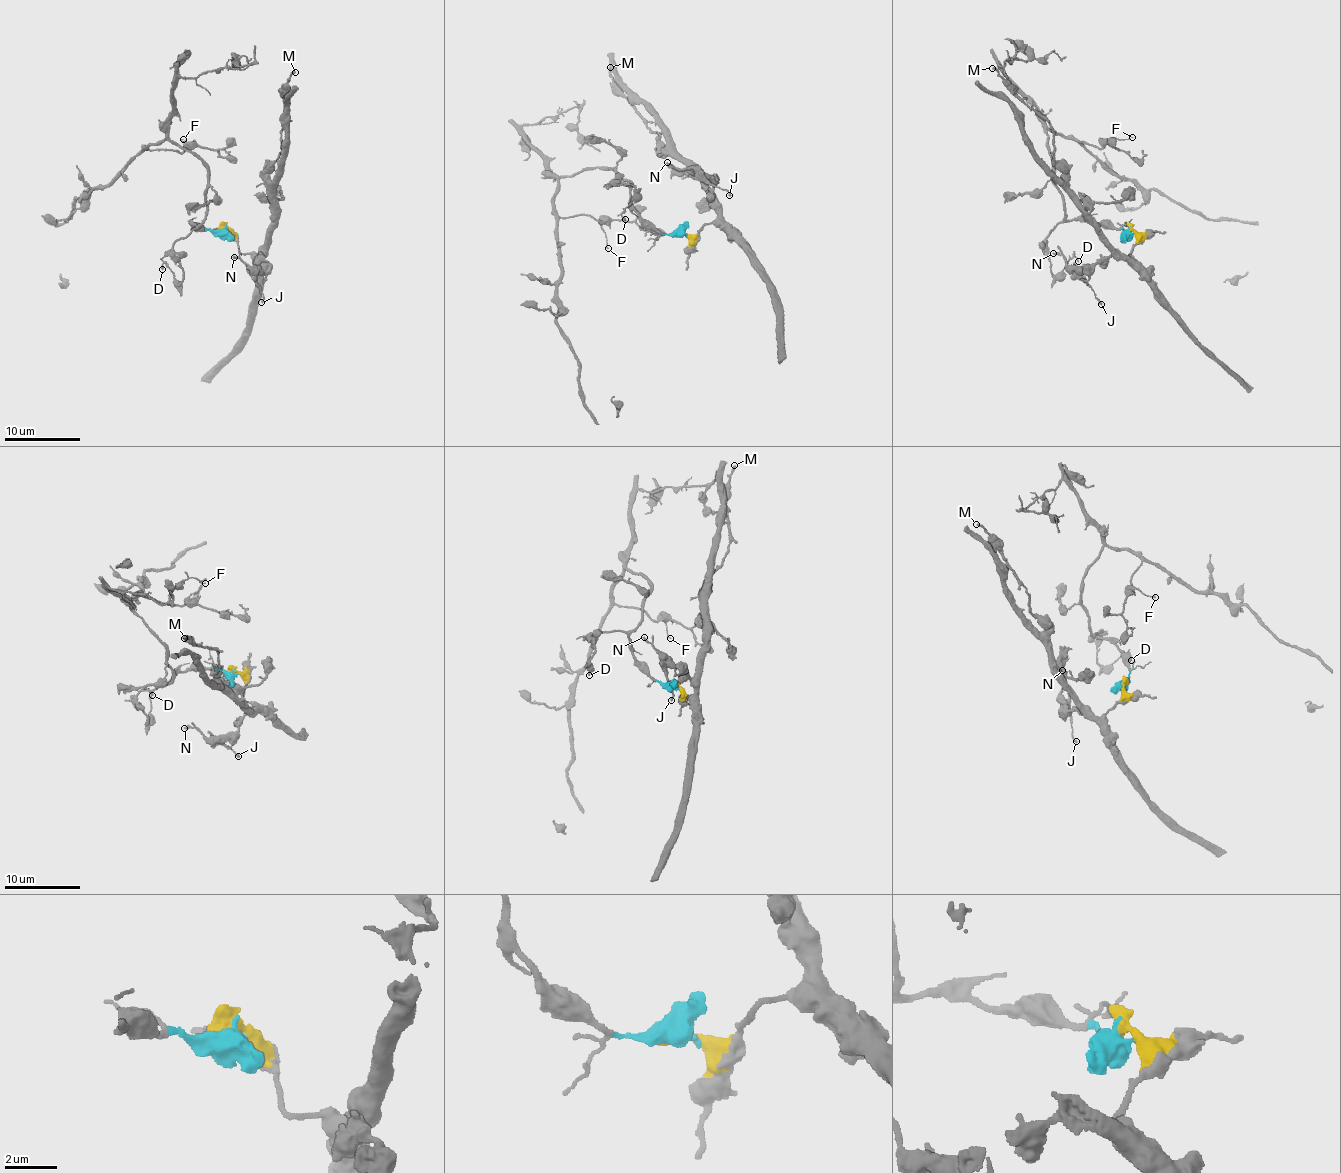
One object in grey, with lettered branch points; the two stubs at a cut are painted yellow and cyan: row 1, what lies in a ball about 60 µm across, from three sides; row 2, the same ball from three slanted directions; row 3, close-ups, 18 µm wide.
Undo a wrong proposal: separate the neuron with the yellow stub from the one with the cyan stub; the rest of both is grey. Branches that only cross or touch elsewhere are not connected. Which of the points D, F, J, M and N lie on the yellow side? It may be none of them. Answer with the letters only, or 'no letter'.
J, M, N

